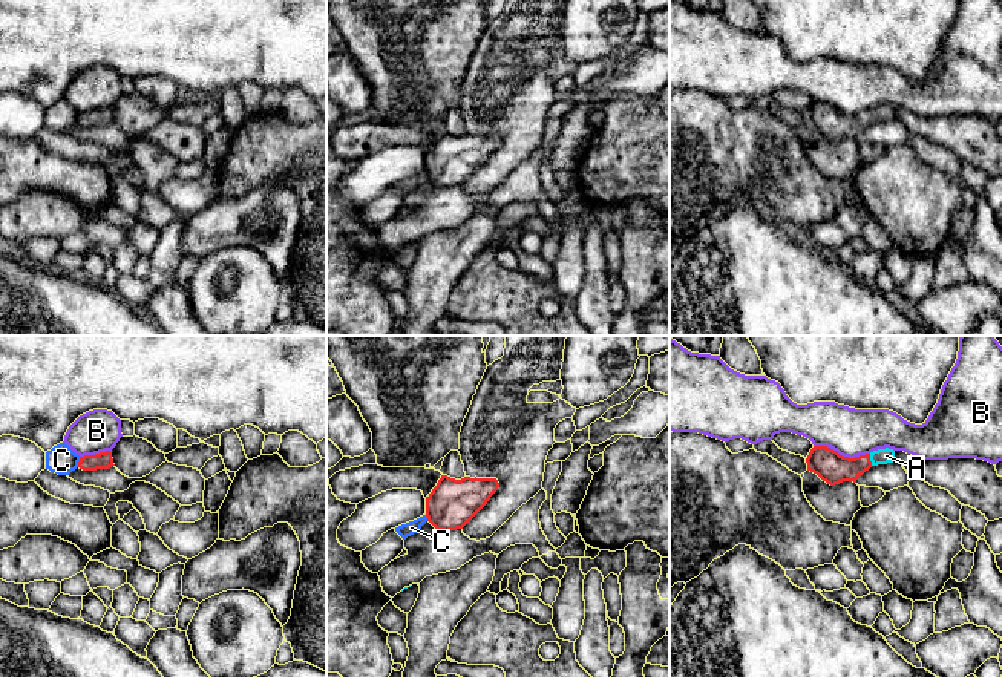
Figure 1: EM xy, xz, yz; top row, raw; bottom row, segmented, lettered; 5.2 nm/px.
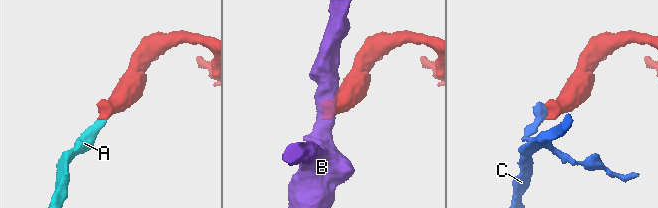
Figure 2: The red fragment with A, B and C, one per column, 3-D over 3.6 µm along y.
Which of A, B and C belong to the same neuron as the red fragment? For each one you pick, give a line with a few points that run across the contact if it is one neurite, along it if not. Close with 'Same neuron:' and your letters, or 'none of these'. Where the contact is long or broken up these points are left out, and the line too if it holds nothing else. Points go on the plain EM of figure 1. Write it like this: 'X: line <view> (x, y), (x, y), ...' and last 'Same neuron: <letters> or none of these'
A: line yz (832, 124), (854, 124), (869, 117), (886, 112)
Same neuron: A

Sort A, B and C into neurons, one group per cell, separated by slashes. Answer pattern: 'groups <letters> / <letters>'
groups A / B / C

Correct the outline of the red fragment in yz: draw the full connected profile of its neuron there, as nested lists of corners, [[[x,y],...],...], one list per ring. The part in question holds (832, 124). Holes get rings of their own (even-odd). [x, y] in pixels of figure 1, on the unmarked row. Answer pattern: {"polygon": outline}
{"polygon": [[[814,103],[806,115],[807,127],[817,130],[830,143],[853,138],[872,123],[896,118],[893,106],[878,106],[855,115],[843,113],[827,103]]]}

